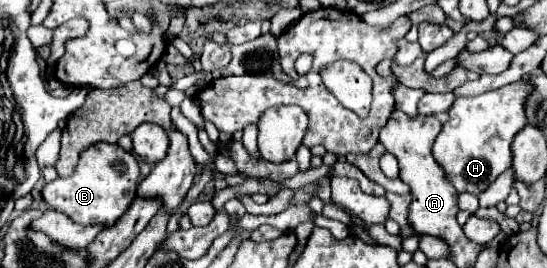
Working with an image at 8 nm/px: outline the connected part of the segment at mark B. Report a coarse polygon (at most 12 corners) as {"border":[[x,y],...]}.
{"border":[[95,143],[47,183],[51,209],[113,225],[135,199],[131,151]]}

